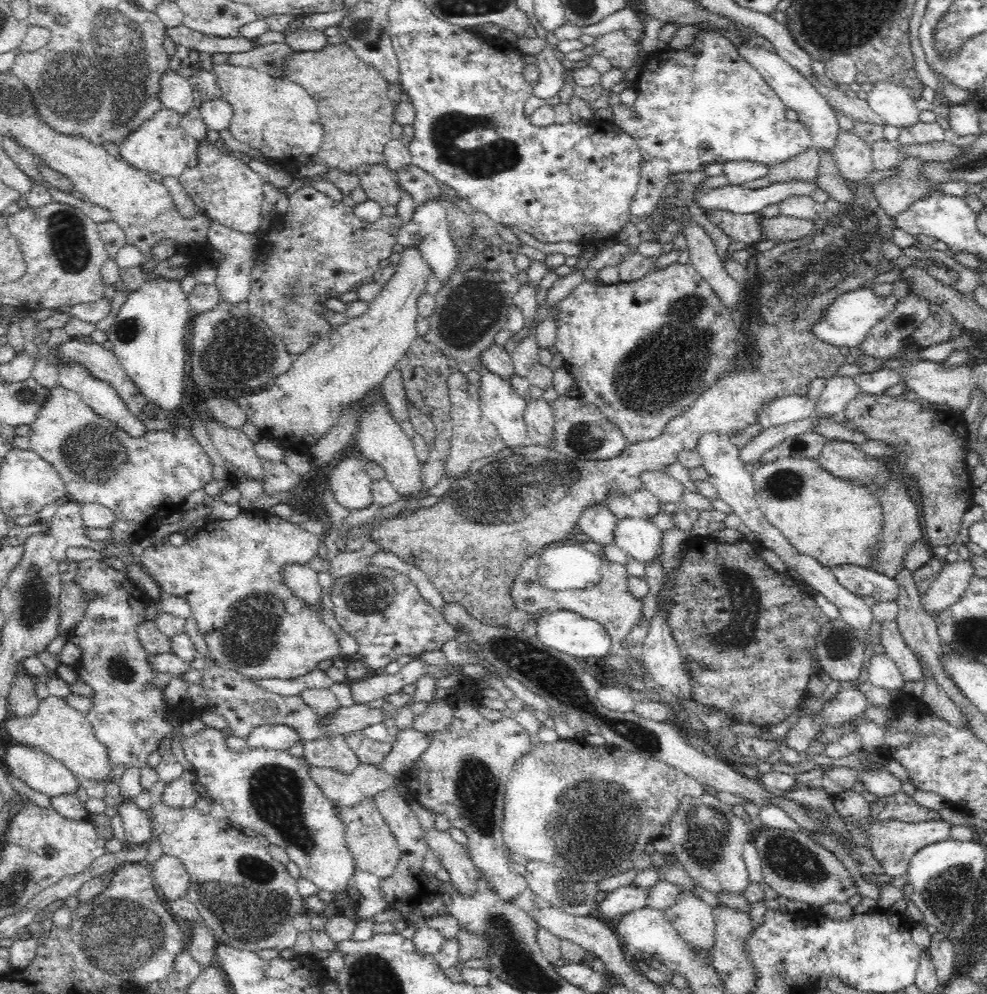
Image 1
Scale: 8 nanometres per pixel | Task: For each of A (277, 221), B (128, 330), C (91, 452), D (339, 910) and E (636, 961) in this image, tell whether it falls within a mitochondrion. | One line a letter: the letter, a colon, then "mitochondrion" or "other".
A: other
B: mitochondrion
C: mitochondrion
D: other
E: other

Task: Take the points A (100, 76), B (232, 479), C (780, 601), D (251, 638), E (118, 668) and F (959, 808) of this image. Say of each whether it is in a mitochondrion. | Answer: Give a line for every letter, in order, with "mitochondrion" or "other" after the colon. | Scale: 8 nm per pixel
A: mitochondrion
B: other
C: other
D: mitochondrion
E: mitochondrion
F: other

